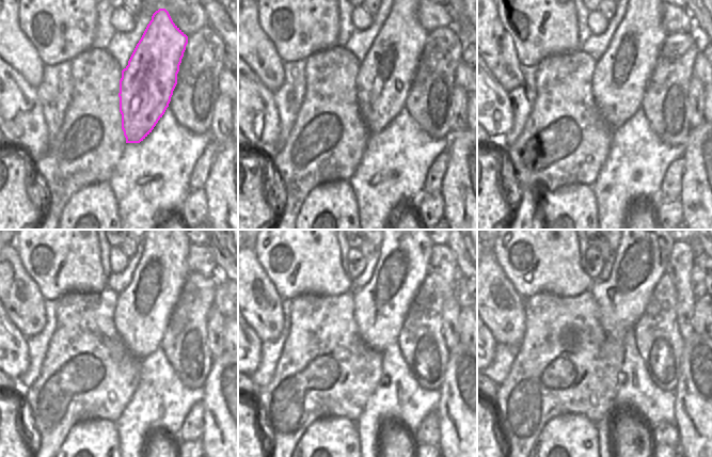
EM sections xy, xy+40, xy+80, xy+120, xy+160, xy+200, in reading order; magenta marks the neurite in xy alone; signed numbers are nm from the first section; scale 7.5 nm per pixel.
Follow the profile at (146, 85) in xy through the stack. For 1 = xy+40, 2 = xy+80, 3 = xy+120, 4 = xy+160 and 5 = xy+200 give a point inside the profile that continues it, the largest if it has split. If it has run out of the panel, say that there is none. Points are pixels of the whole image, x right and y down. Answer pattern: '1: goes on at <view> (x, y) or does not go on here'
1: goes on at xy+40 (385, 75)
2: goes on at xy+80 (620, 77)
3: goes on at xy+120 (142, 312)
4: goes on at xy+160 (381, 306)
5: goes on at xy+200 (641, 259)

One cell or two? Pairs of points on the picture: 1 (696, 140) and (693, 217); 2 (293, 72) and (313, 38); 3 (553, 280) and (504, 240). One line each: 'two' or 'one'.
1: one
2: two
3: one

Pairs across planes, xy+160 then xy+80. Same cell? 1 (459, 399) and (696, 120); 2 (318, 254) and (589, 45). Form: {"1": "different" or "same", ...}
{"1": "different", "2": "different"}

